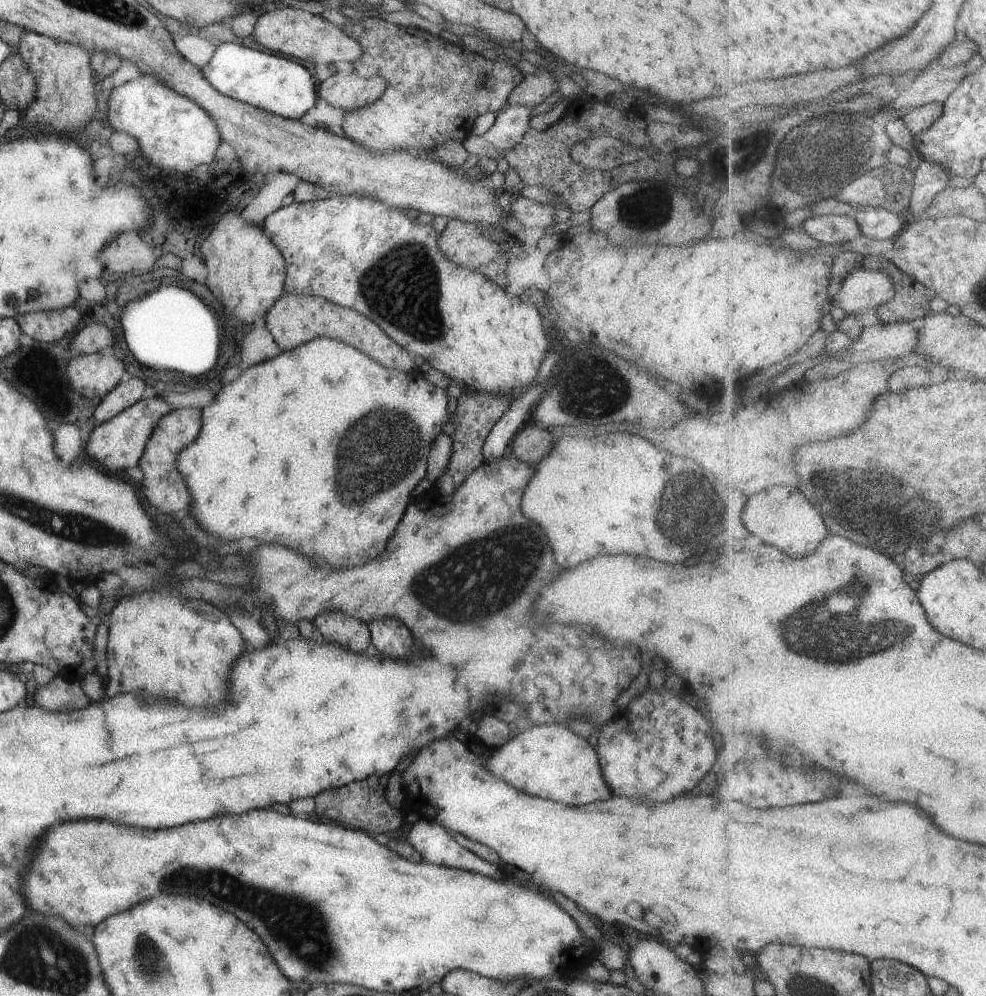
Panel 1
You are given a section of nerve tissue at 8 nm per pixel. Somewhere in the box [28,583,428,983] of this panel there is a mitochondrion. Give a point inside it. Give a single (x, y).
(308, 942)

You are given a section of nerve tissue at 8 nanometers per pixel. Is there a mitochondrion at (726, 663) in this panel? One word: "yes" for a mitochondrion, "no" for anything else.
no

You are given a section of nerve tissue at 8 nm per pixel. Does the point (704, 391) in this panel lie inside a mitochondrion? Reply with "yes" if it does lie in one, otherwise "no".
no

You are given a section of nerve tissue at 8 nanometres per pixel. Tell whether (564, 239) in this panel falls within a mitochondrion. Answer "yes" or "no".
no

